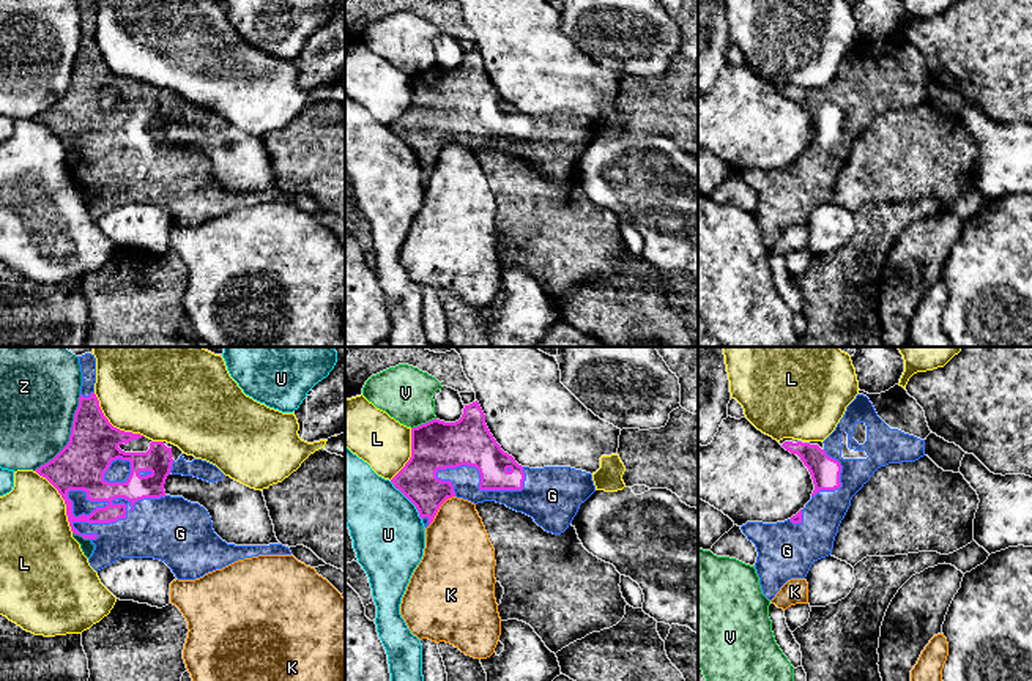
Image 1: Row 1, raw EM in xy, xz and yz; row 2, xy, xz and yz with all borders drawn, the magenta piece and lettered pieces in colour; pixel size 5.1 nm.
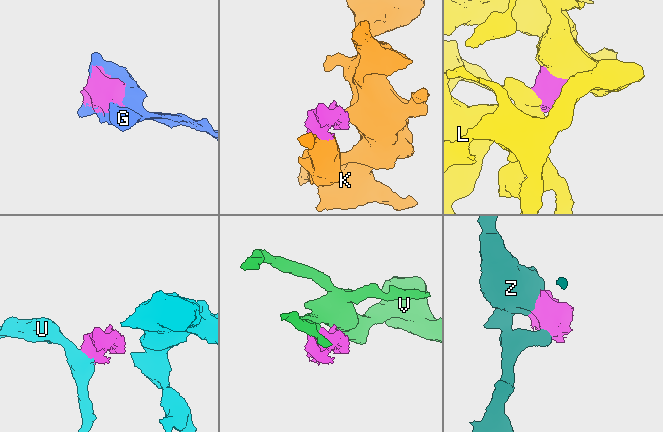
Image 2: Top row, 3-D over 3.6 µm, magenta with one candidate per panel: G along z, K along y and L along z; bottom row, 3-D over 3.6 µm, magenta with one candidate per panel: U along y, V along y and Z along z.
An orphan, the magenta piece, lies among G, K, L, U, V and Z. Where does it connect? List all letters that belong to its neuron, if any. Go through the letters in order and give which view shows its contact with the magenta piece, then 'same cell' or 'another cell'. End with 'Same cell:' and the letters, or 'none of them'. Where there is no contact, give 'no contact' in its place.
G: xy | same cell
K: xz | another cell
L: xy | another cell
U: xz | another cell
V: xz | another cell
Z: xy | another cell
Same cell: G

